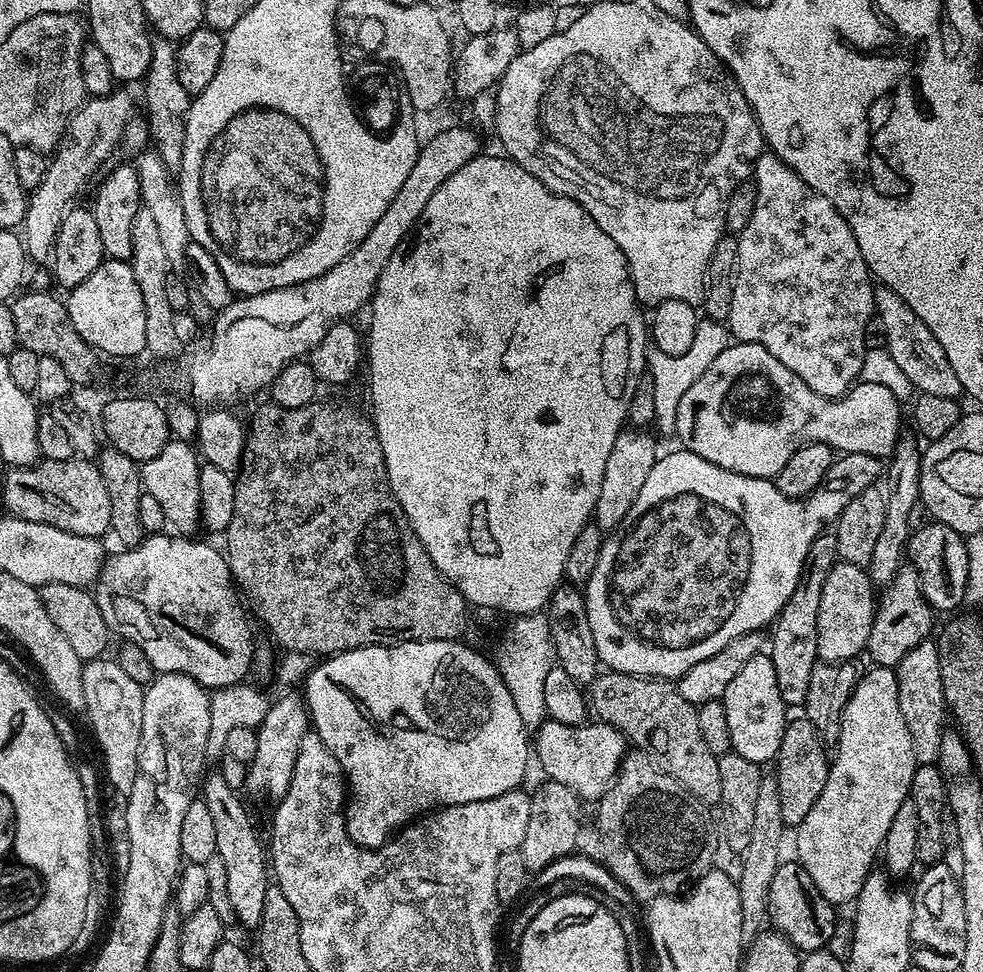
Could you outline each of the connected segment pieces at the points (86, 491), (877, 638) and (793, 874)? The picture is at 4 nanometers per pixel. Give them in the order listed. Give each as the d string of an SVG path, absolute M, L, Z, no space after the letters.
M73 458L70 460L45 460L41 459L35 464L31 464L29 468L14 468L5 471L4 476L4 504L9 513L17 516L19 520L26 522L42 522L46 526L58 526L58 530L66 530L70 534L78 534L79 536L95 536L103 537L103 532L107 533L110 529L110 497L106 494L106 482L102 482L102 474L99 467L91 459Z
M911 566L901 567L900 573L879 593L866 656L872 659L871 663L877 668L895 669L896 664L910 650L914 650L914 646L933 635L932 616L934 617L934 609L922 594L918 570Z
M799 862L780 863L770 878L767 919L771 927L786 937L801 953L819 952L834 934L838 919L837 909L810 882L810 874Z

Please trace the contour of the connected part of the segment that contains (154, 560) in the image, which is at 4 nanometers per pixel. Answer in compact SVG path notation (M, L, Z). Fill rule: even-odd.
M179 534L145 535L139 544L105 559L94 595L109 633L117 632L121 641L142 646L157 673L186 674L204 688L215 690L249 679L254 643L248 616L240 605L241 593L228 569L227 555L196 539Z

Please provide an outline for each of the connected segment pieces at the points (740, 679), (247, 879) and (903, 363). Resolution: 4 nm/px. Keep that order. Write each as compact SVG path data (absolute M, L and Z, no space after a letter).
M761 654L750 658L741 672L726 686L724 695L726 723L730 725L732 751L750 762L764 766L775 761L782 746L782 734L786 723L786 706L782 694L778 694L778 678L774 674L774 662L771 655Z
M219 770L209 771L203 777L202 798L210 810L210 819L214 821L216 855L220 856L223 864L226 865L226 882L228 883L230 902L234 905L236 924L239 927L252 928L252 930L259 929L262 922L262 905L266 902L266 890L270 887L270 860L266 855L265 841L263 844L256 834L256 828L252 825L251 818L248 817L248 808L240 801L241 793L230 790L230 785L226 783L226 778L222 778Z
M883 286L877 287L874 291L874 302L876 303L875 315L882 318L886 326L886 342L884 347L887 348L890 358L894 358L894 363L901 368L902 374L906 374L909 385L919 395L934 394L937 398L957 399L964 392L962 382L958 382L958 374L954 374L954 366L946 359L946 350L938 346L938 338L930 334L930 326L910 310L894 290Z

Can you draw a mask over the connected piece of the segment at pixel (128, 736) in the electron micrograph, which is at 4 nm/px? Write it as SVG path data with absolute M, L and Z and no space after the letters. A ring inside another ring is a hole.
M115 659L89 660L82 670L83 711L88 712L92 732L100 743L104 755L103 775L120 791L126 794L134 786L134 778L140 771L140 739L142 738L142 702L144 688L134 678L129 678L116 664ZM108 775L108 776L107 776Z

